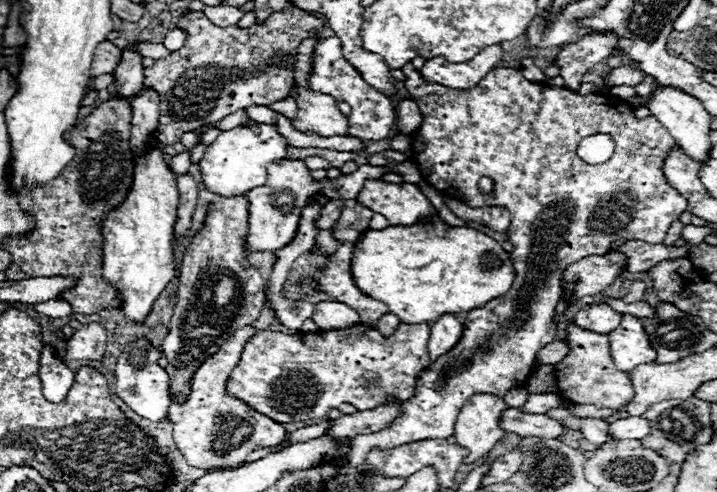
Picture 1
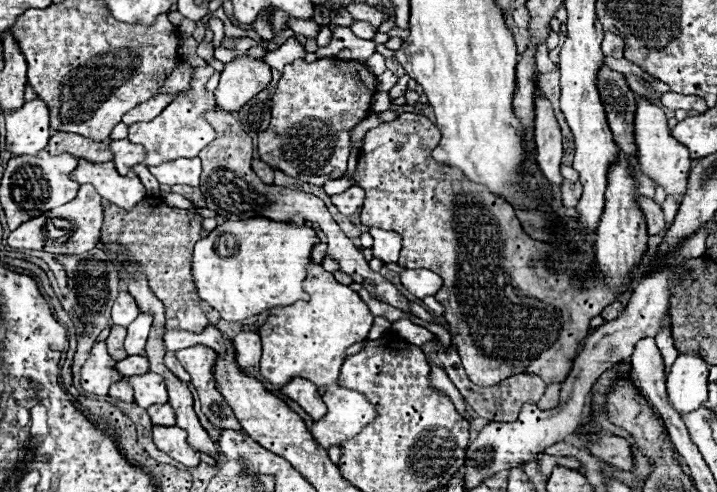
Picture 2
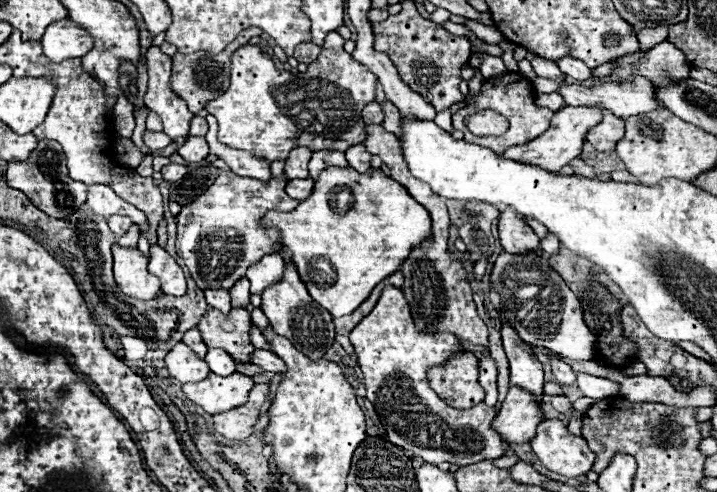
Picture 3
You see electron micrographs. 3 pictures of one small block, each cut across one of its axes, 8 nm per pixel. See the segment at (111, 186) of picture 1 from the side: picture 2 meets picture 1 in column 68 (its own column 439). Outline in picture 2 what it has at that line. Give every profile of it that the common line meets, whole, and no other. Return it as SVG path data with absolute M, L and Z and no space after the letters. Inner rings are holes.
M402 112L392 122L384 122L378 128L372 128L372 130L366 132L364 144L362 144L360 154L358 154L358 166L356 166L356 172L352 174L352 184L364 188L364 192L366 192L362 212L360 212L360 222L364 226L376 226L376 228L394 230L394 232L398 232L402 236L404 248L400 250L400 260L398 260L400 266L404 266L404 268L428 268L428 270L436 272L442 278L444 284L434 294L434 298L444 306L446 324L450 324L450 328L454 328L452 342L458 348L458 354L462 356L462 364L464 364L464 370L466 370L468 378L474 384L478 384L478 386L494 386L494 384L498 384L500 380L504 380L504 378L508 378L512 374L536 374L546 384L566 380L566 376L568 376L568 372L572 368L578 344L580 344L580 340L586 338L586 334L590 330L590 320L594 316L598 316L608 304L612 304L616 300L616 296L618 296L616 290L610 290L606 286L602 272L598 272L598 278L592 282L592 288L580 288L580 280L570 280L572 276L568 276L568 274L550 274L548 268L546 268L546 258L558 258L560 252L554 250L546 242L532 240L522 230L518 218L514 216L514 208L506 200L494 196L484 184L474 184L472 180L462 176L462 172L458 172L456 168L450 168L446 164L438 164L430 156L430 152L438 146L438 142L440 142L440 130L436 128L436 124L432 124L426 116L414 114L414 112Z

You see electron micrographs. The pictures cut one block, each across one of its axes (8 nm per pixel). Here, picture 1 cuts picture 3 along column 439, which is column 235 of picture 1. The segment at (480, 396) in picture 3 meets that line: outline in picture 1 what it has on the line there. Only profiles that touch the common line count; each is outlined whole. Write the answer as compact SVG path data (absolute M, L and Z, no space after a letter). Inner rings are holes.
M356 324L340 330L320 332L270 332L260 330L246 344L240 362L230 372L228 392L242 398L256 412L272 418L278 424L324 418L340 404L352 404L356 410L370 410L386 402L386 396L396 396L400 402L414 396L418 374L430 364L426 342L430 334L428 324L400 324L392 336L382 336L370 324Z

